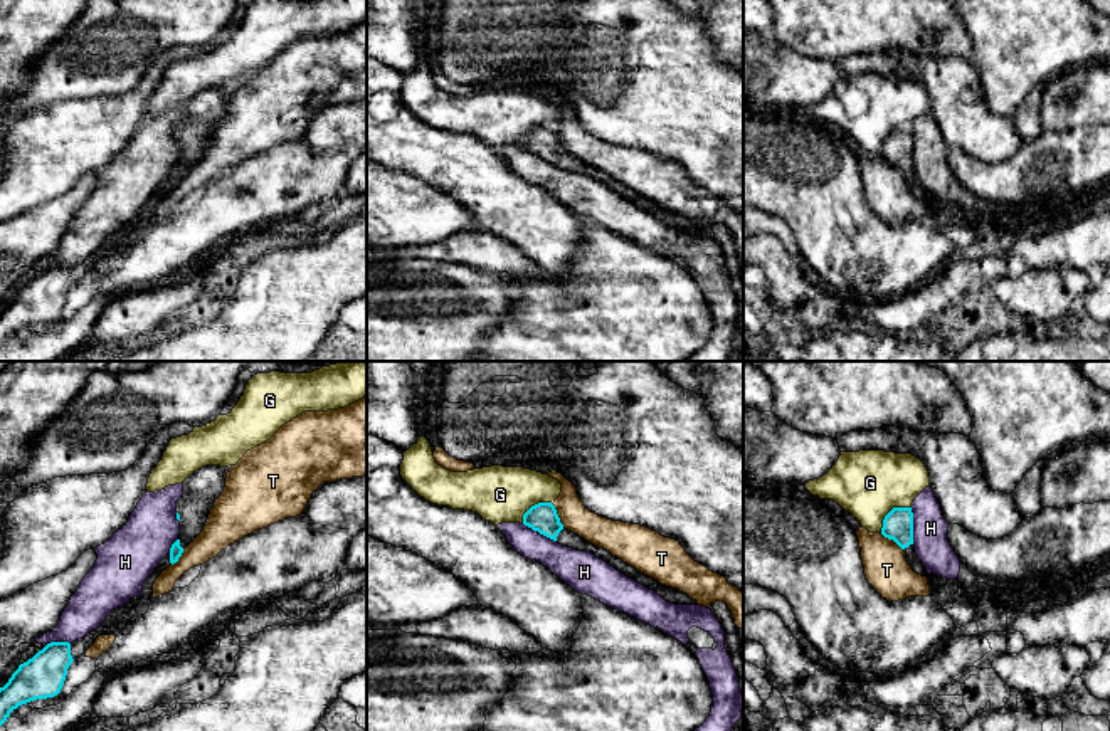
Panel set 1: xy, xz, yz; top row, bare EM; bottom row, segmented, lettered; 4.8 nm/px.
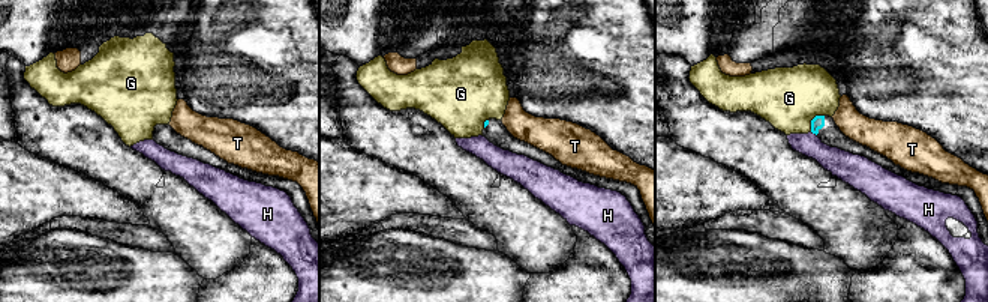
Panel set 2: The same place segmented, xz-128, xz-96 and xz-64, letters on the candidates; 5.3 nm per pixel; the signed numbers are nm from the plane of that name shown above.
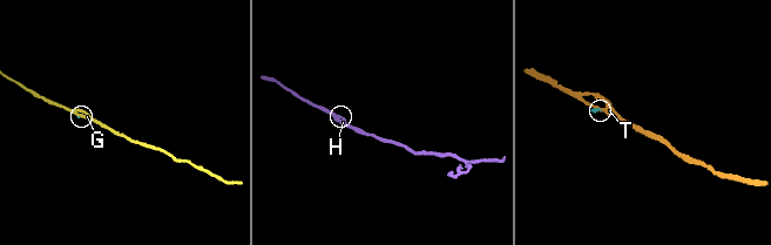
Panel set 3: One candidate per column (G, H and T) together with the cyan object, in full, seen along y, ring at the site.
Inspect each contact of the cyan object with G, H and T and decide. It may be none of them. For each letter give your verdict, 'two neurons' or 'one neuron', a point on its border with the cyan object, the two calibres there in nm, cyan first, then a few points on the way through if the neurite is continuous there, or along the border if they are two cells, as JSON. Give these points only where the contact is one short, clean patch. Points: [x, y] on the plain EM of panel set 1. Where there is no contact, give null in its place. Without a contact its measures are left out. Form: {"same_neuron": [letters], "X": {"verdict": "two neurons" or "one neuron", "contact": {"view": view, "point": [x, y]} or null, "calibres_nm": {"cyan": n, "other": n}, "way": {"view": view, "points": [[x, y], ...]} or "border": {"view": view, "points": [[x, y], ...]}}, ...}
{"same_neuron": [], "G": {"verdict": "two neurons", "contact": {"view": "yz", "point": [890, 135]}, "calibres_nm": {"cyan": 140, "other": 320}}, "H": {"verdict": "two neurons", "contact": {"view": "yz", "point": [912, 150]}, "calibres_nm": {"cyan": 140, "other": 160}}, "T": {"verdict": "two neurons", "contact": {"view": "yz", "point": [892, 162]}, "calibres_nm": {"cyan": 140, "other": 220}}}

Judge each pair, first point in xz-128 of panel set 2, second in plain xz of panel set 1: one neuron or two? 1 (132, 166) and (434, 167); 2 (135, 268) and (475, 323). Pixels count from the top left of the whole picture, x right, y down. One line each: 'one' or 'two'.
1: one
2: one

